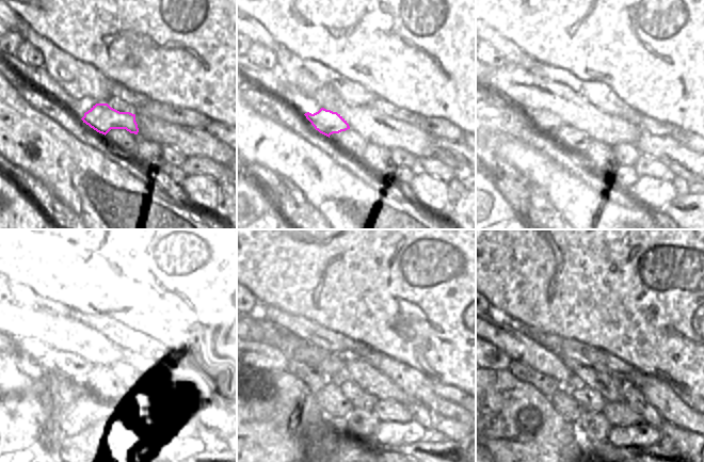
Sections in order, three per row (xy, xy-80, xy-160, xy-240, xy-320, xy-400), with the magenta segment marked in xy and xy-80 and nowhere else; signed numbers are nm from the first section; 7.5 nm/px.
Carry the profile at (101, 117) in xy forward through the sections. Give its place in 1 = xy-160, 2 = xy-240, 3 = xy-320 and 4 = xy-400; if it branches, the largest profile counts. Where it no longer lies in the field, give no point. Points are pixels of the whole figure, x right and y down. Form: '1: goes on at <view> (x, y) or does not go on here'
1: goes on at xy-160 (546, 121)
2: goes on at xy-240 (52, 359)
3: goes on at xy-320 (258, 356)
4: goes on at xy-400 (497, 360)

